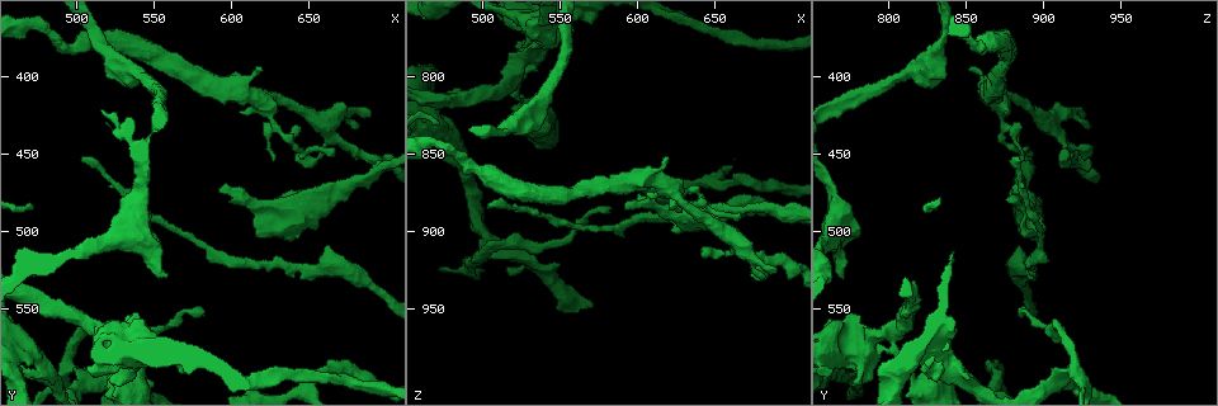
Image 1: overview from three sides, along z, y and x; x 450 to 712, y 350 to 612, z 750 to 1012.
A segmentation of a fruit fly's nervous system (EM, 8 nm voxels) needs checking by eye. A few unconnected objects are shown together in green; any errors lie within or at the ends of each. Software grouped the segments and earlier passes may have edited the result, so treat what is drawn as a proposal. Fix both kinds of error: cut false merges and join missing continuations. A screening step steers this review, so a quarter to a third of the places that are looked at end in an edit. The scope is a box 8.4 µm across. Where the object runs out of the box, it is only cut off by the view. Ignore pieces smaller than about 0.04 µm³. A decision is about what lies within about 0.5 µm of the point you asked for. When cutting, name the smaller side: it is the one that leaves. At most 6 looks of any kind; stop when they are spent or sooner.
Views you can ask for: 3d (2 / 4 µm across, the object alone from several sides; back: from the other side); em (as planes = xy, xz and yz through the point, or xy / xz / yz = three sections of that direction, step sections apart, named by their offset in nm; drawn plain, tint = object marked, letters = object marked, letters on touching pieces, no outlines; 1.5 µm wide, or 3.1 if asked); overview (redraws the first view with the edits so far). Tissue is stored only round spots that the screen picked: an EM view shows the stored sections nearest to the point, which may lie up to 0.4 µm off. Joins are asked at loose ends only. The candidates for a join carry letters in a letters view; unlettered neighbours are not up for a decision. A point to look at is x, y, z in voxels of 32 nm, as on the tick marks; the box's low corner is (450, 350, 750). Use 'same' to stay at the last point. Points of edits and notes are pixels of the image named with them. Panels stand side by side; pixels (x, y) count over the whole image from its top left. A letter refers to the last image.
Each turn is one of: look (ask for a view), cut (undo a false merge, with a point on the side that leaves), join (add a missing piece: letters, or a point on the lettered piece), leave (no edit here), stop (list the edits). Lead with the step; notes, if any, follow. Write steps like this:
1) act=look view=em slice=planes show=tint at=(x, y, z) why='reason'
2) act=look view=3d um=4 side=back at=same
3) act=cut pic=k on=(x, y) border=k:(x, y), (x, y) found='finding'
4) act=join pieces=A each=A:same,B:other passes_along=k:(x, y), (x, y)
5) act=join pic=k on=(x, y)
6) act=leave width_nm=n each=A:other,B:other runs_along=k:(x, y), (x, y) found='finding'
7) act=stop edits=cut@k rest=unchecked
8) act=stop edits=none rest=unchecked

act=look view=3d um=4 at=(558, 530, 770) why='branch stops here'

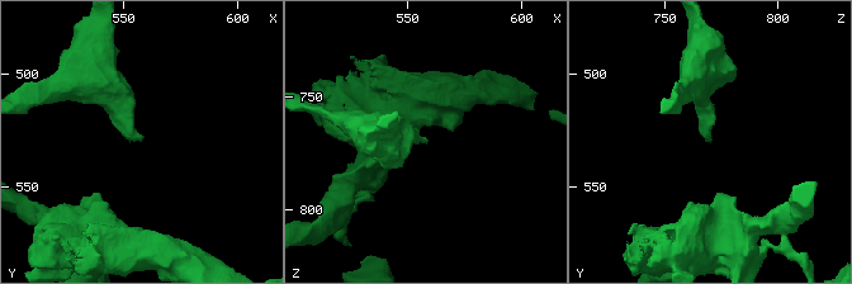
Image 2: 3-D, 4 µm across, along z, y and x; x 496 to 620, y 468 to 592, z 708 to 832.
act=look view=em slice=xz step=8 show=tint at=(560, 528, 770) why='need the tissue'

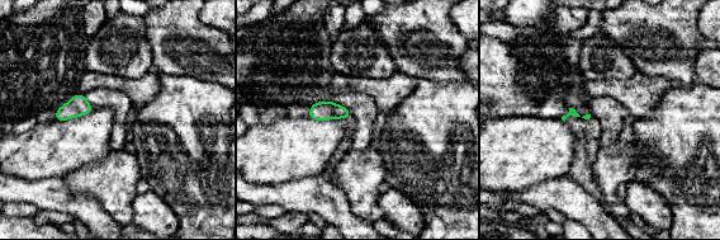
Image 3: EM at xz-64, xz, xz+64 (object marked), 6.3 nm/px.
act=look view=em slice=xz step=8 show=letters at=same why='see the neighbours'

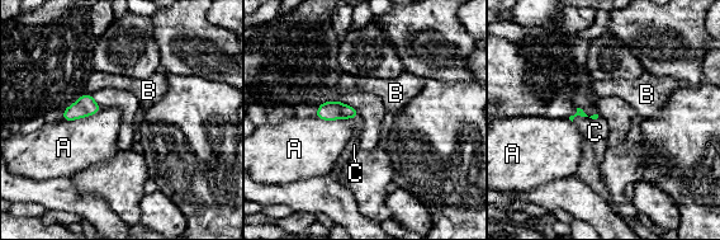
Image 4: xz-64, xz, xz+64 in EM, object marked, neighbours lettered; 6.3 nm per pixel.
act=join pieces=C each=A:other,B:other,C:same passes_along=4:(330, 111), (354, 117), (354, 145) found='it goes on there'

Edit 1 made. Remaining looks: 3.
act=look view=overview why='redraw'

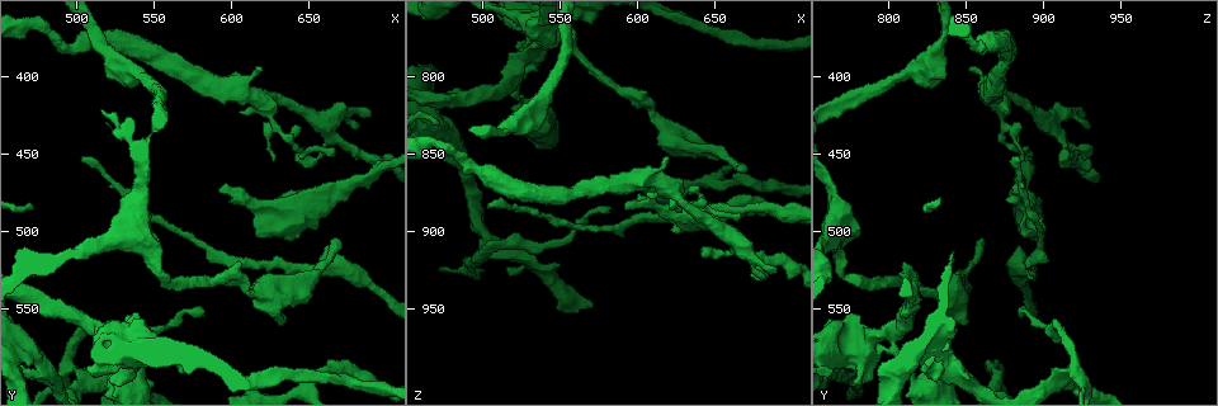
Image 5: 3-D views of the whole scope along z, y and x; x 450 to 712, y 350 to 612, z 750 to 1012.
act=look view=em slice=planes show=letters at=(520, 564, 796) why='calibre changes'

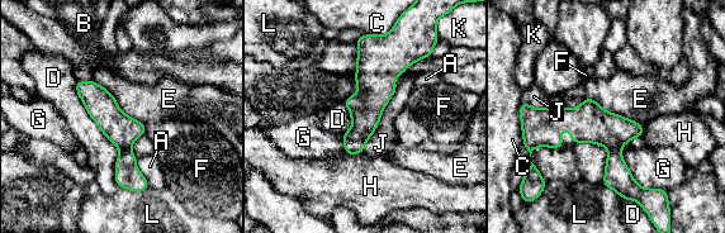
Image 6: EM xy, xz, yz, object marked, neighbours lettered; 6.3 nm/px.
act=cut pic=6 on=(617, 176) each=A:other,B:other,C:other,D:other,E:other,F:other,G:other,H:other,J:other,K:other,L:other found='two neurons meet here'

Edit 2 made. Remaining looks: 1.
act=stop edits=join@4,cut@6 rest=unchecked

